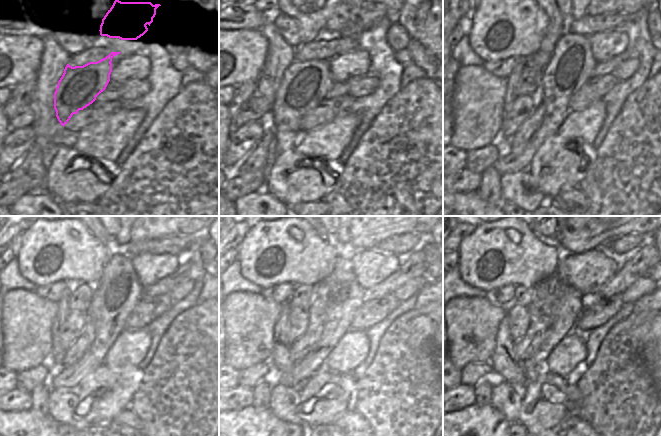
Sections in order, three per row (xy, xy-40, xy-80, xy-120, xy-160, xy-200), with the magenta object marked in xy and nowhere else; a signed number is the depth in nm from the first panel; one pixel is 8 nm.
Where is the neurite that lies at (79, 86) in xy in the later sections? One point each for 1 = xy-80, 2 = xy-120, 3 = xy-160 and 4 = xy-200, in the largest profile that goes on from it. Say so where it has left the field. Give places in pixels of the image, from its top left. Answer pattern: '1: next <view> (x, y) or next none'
1: next xy-80 (566, 70)
2: next xy-120 (117, 293)
3: next xy-160 (345, 294)
4: next xy-200 (567, 307)

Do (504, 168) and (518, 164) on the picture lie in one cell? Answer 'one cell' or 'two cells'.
one cell

